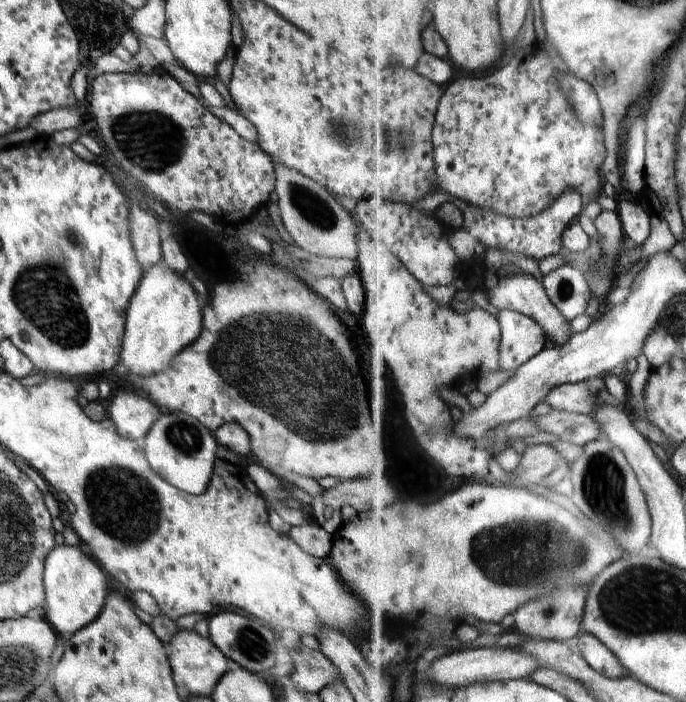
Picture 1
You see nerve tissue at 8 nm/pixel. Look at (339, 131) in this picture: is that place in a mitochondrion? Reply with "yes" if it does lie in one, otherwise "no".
yes

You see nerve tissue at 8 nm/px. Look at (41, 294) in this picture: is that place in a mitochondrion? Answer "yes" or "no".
yes

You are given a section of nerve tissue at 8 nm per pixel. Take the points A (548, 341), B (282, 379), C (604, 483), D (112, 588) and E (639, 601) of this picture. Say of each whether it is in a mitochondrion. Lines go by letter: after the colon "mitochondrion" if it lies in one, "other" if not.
A: other
B: mitochondrion
C: mitochondrion
D: other
E: mitochondrion

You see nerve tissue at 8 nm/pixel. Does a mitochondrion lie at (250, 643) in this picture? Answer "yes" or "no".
yes

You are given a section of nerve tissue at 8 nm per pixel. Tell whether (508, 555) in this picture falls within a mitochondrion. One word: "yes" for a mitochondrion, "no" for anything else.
yes

